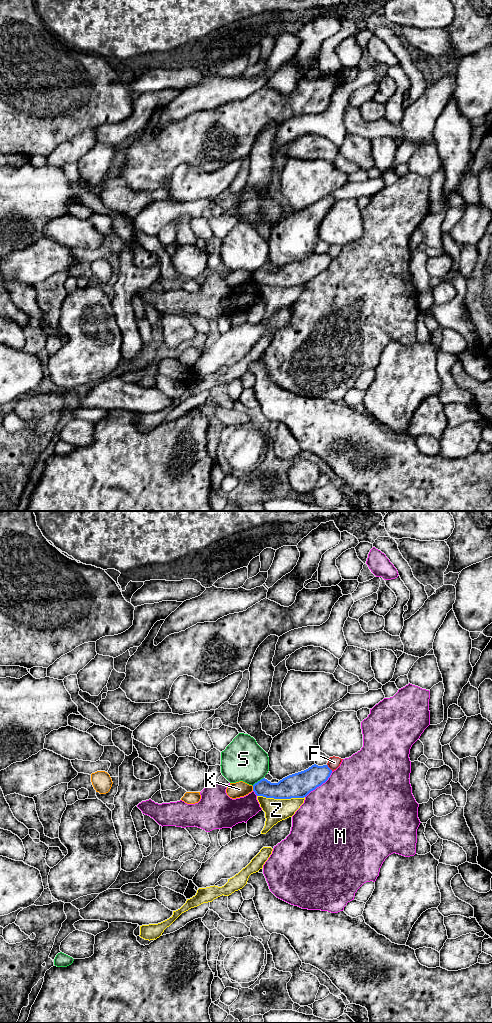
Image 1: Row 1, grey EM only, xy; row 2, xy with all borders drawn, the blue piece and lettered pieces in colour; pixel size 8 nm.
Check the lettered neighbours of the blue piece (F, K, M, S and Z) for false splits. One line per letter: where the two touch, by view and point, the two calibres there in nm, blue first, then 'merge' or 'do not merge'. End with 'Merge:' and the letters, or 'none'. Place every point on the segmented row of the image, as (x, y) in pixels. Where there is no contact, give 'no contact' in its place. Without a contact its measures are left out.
F: xy (328, 767) | 190/100 nm | do not merge
K: xy (253, 788) | 160/130 nm | do not merge
M: xy (320, 785) | 200/500 nm | do not merge
S: xy (258, 781) | 170/340 nm | do not merge
Z: xy (281, 798) | 200/190 nm | do not merge
Merge: none

